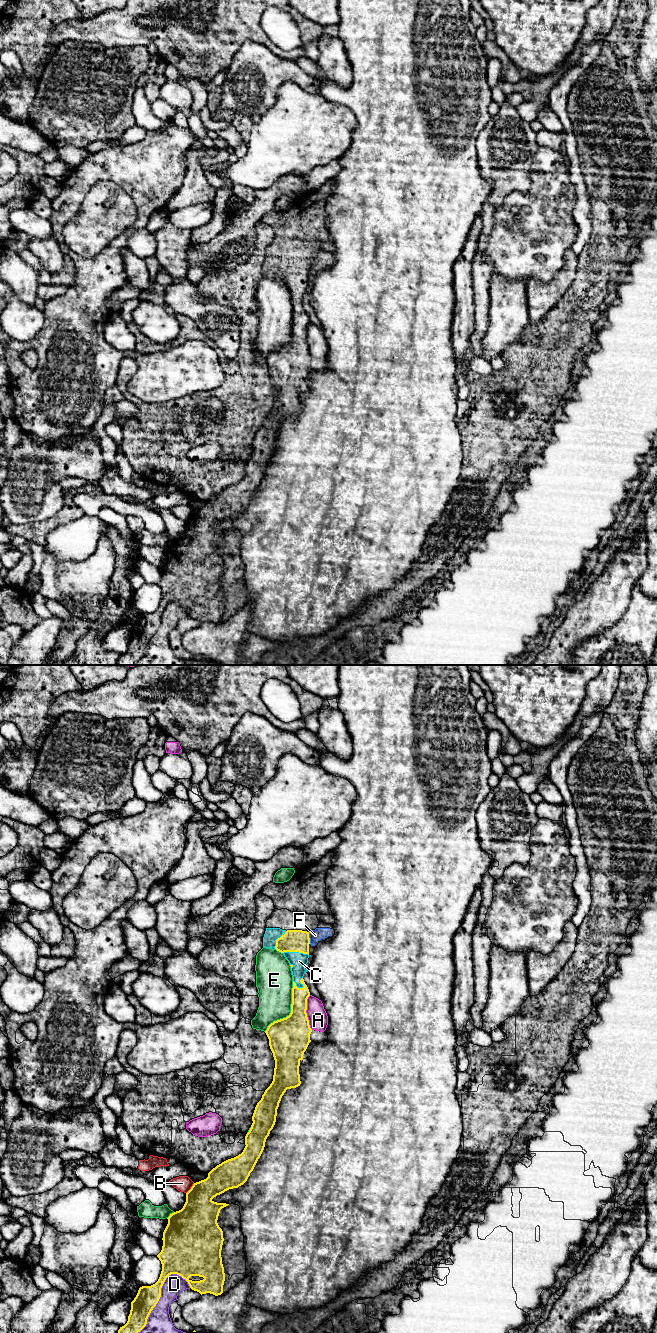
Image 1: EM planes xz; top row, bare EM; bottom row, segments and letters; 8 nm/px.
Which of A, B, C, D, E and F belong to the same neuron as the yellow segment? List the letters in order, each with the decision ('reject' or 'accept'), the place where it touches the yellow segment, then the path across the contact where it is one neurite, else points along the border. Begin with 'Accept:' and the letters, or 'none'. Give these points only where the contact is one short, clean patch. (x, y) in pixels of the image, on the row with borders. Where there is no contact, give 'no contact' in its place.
Accept: C
A: reject; meets yellow in xz at (305, 1012)
B: reject; meets yellow in xz at (191, 1188); border along xz (194, 1183), (186, 1193)
C: accept; meets yellow in xz at (296, 951)
D: reject; meets yellow in xz at (160, 1296)
E: reject; meets yellow in xz at (291, 1011)
F: reject; meets yellow in xz at (309, 938); border along xz (308, 932), (310, 943)

